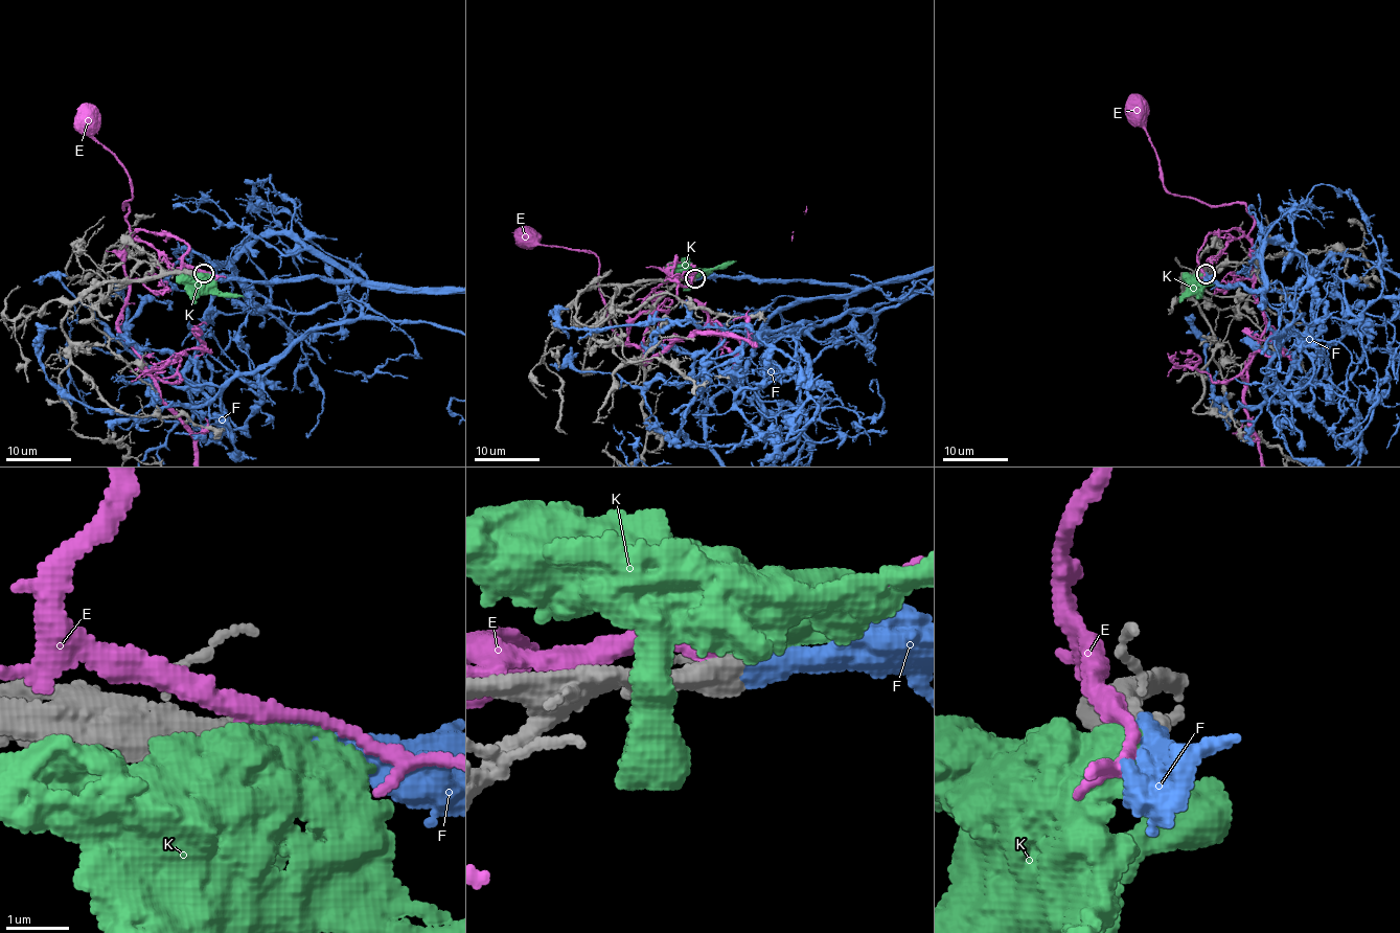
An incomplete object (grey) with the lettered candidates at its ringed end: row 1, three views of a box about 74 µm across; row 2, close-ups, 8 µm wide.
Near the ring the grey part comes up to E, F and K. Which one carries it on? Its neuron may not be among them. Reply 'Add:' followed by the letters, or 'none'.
Add: F

